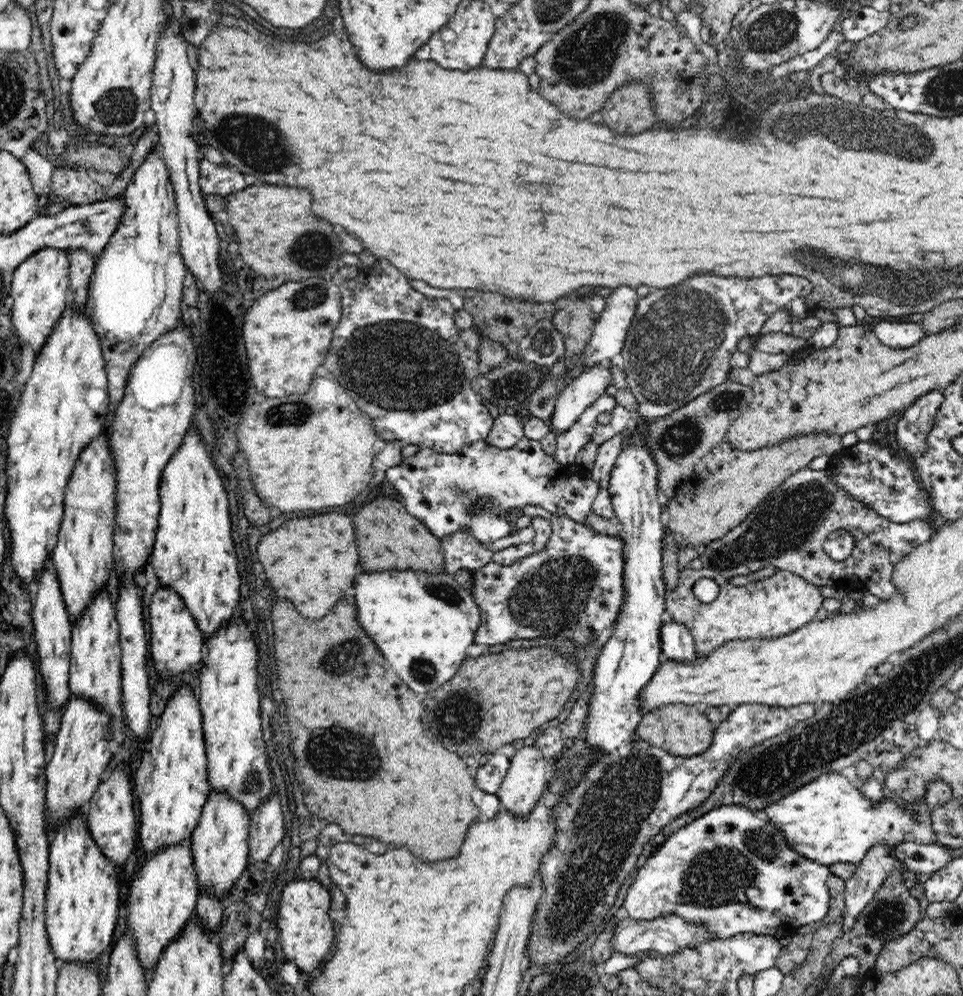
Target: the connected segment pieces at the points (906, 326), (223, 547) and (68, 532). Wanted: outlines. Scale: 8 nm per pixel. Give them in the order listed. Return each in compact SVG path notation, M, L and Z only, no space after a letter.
M892 322L877 323L873 332L878 340L892 349L904 349L917 344L926 334L920 322Z
M191 426L185 434L185 441L182 442L178 451L174 453L174 456L170 459L170 462L165 466L163 470L161 481L159 484L159 494L161 495L161 509L158 516L158 528L155 534L155 543L150 555L150 562L154 567L154 571L159 581L159 585L163 588L172 588L174 592L178 593L178 596L182 597L182 601L186 603L186 608L192 613L198 629L202 631L202 637L204 640L209 640L213 637L213 634L218 629L224 628L230 621L233 620L234 616L238 613L239 609L242 608L240 604L240 574L238 574L238 558L236 558L236 548L234 548L234 542L232 542L232 494L224 486L226 482L222 474L218 471L216 465L210 457L210 448L207 447L206 442L202 440L201 433L196 429L195 426Z
M104 433L94 438L82 450L77 464L65 486L64 520L58 531L58 542L53 550L51 564L58 577L62 598L70 624L79 617L91 598L105 586L114 564L113 534L116 518L114 499L114 457Z

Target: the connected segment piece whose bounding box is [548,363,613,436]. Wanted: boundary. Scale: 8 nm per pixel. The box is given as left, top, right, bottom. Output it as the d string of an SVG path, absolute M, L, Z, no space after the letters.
M611 363L586 367L574 382L567 384L556 400L554 413L548 420L551 430L558 436L564 434L598 398L606 393L606 387L613 381Z

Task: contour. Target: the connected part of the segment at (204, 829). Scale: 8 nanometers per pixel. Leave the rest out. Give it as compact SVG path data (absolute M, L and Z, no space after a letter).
M210 792L198 824L190 838L195 875L198 880L199 894L211 892L218 900L227 897L234 882L242 876L250 863L248 846L250 813L234 801L226 797L226 793Z

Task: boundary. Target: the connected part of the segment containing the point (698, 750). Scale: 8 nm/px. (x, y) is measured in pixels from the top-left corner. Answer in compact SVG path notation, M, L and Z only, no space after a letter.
M676 703L646 711L636 728L636 734L668 754L684 755L686 758L702 754L711 745L715 730L715 725L707 718L706 708L707 706L702 703L692 705Z

